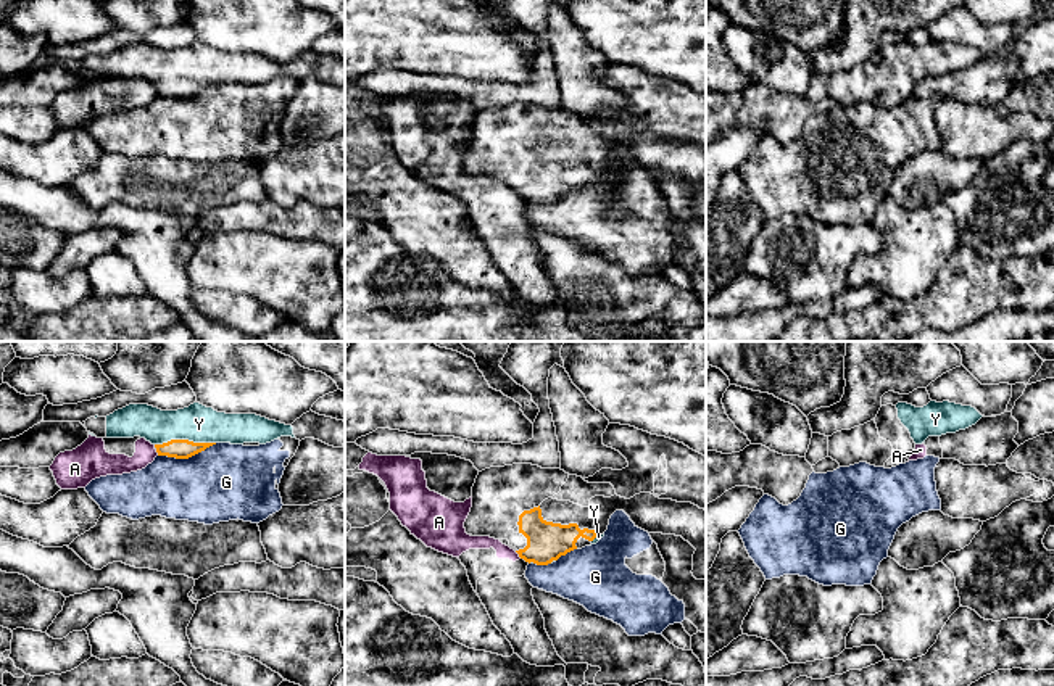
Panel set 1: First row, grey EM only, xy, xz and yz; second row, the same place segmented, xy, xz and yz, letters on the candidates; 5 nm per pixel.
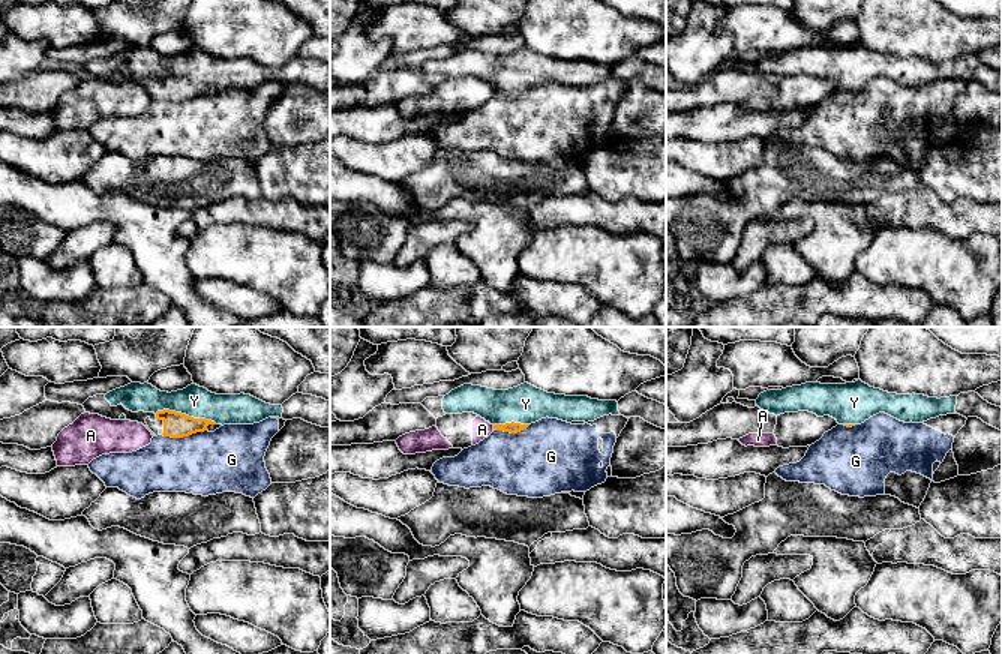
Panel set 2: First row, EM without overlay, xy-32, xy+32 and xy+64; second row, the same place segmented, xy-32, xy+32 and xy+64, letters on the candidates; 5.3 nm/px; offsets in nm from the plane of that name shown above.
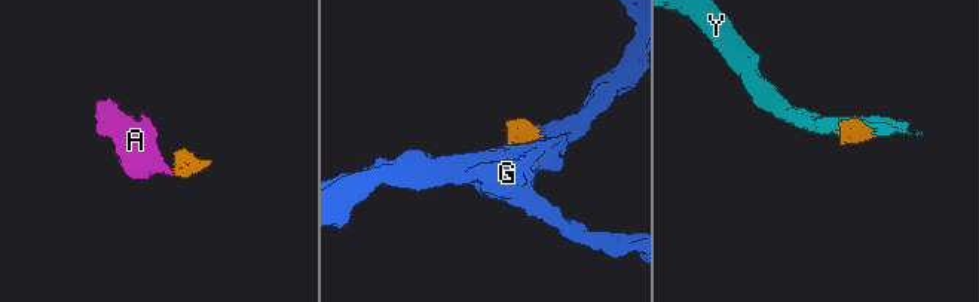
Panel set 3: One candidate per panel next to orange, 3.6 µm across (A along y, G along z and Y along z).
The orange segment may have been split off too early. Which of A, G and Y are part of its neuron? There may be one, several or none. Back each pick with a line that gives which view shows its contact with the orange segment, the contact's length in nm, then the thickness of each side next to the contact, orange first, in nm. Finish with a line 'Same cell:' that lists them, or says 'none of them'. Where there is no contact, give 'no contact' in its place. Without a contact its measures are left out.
Y: xy | 300 nm | 100/190 nm
Same cell: Y

